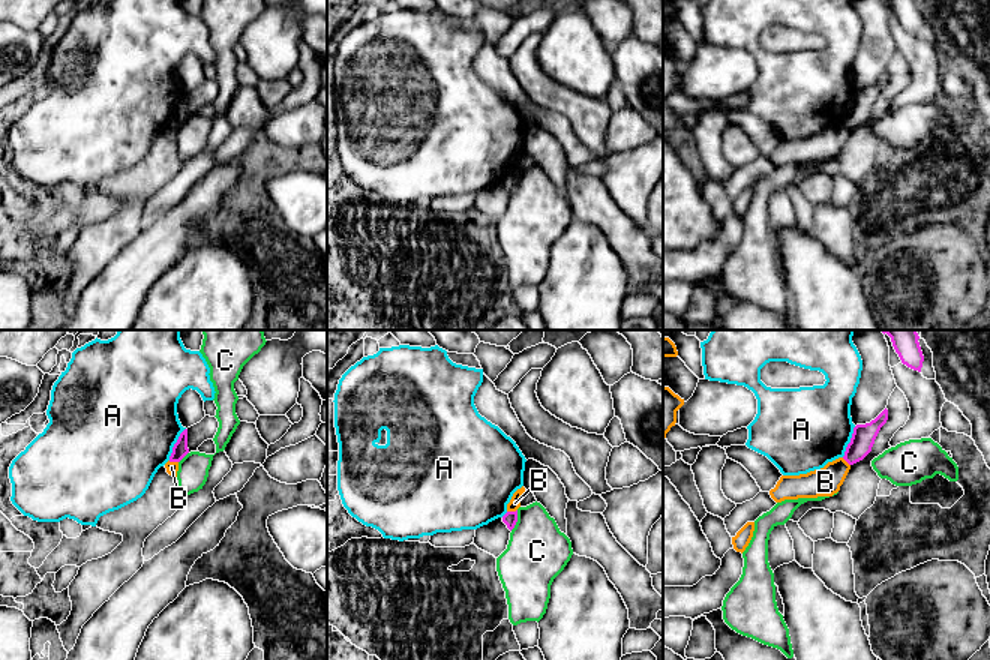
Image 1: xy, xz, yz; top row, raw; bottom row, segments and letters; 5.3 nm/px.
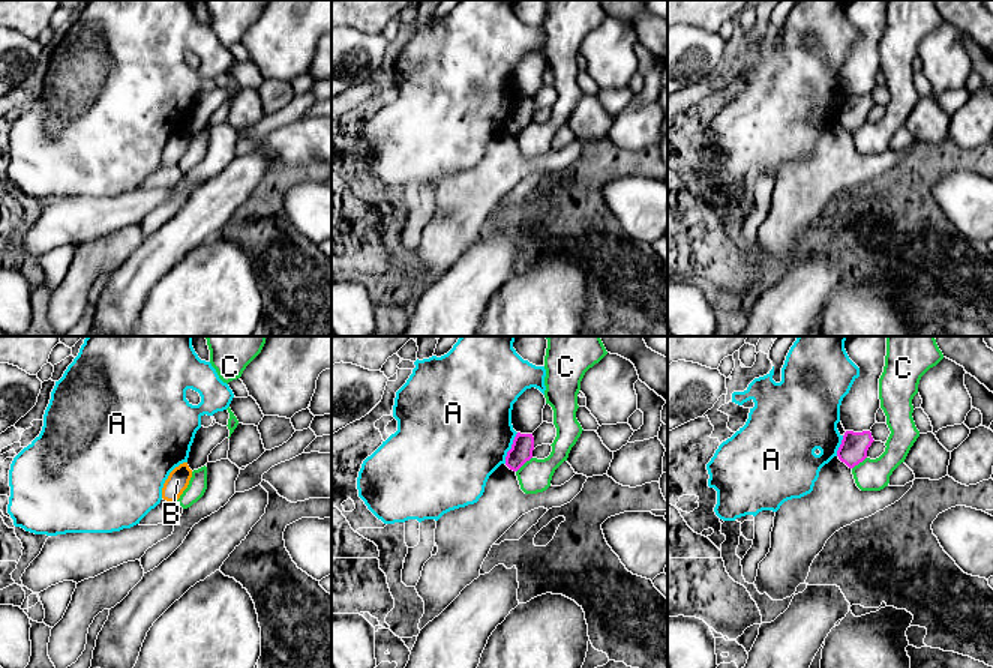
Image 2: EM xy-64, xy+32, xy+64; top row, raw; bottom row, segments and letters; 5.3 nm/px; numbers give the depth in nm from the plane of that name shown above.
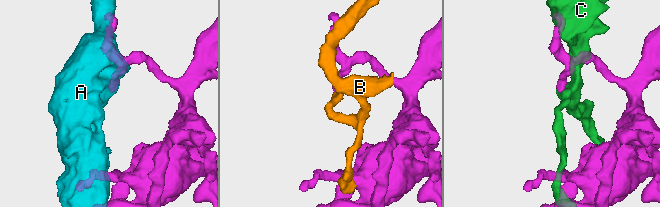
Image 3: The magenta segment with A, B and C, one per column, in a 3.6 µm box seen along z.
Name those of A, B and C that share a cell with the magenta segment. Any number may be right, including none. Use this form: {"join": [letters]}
{"join": []}

